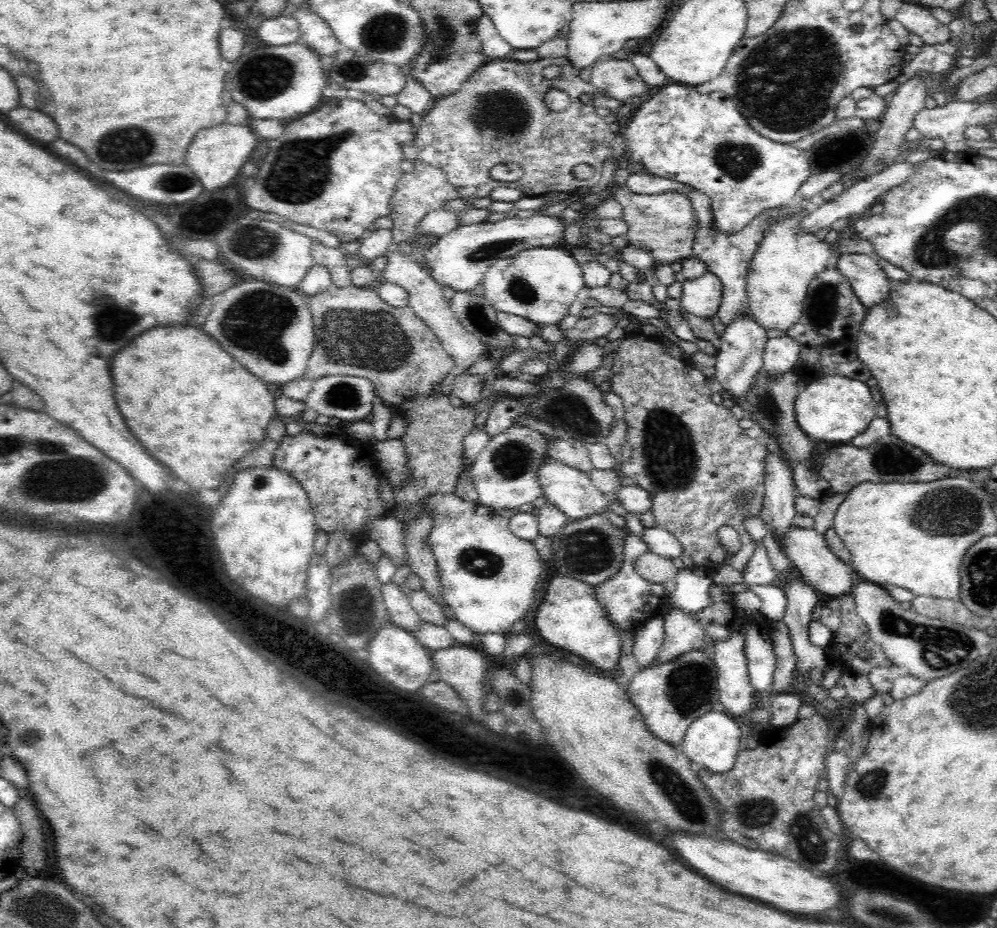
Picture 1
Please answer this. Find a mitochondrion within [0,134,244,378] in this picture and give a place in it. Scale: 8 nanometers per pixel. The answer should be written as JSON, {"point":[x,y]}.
{"point":[111,321]}

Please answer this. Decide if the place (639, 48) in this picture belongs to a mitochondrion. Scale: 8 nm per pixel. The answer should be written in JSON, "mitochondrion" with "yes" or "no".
{"mitochondrion":"no"}

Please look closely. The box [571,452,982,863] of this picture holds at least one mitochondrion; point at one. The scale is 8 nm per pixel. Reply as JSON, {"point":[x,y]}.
{"point":[940,646]}

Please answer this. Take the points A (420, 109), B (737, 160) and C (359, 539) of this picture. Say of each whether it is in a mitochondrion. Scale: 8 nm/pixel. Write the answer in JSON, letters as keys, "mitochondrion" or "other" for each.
{"A":"other","B":"mitochondrion","C":"other"}

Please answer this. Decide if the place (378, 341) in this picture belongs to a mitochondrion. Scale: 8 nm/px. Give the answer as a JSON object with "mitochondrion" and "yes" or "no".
{"mitochondrion":"yes"}

